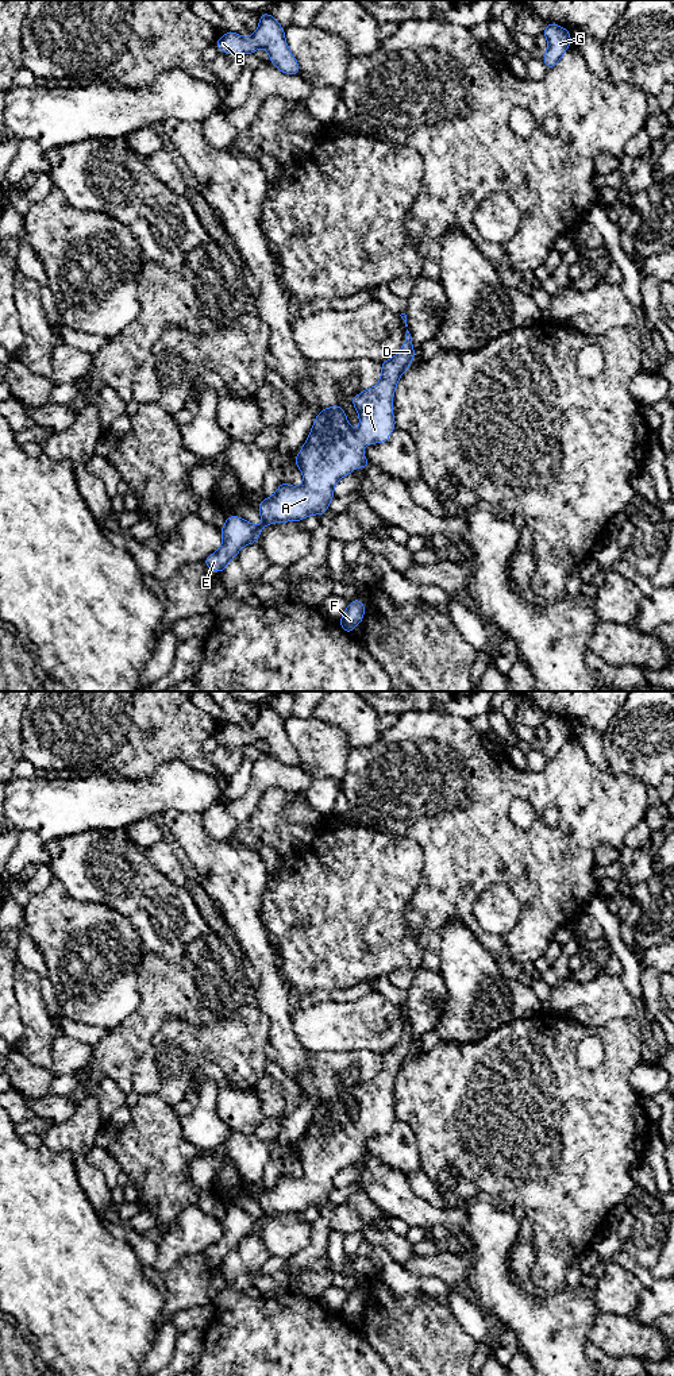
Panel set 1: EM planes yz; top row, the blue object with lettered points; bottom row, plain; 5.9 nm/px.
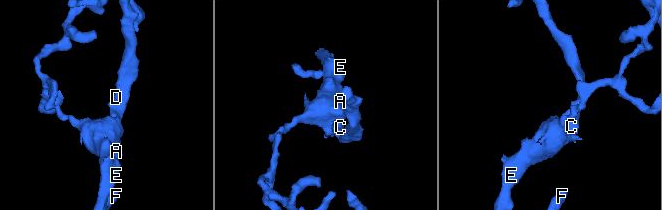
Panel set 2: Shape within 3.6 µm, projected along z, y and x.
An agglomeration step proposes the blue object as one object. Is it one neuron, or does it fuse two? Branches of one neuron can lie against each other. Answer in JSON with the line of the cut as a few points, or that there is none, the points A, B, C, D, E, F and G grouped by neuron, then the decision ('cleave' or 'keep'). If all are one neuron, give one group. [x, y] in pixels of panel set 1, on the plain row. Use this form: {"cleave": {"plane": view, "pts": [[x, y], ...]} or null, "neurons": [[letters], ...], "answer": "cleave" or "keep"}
{"cleave": null, "neurons": [["A", "B", "C", "D", "E", "F", "G"]], "answer": "keep"}

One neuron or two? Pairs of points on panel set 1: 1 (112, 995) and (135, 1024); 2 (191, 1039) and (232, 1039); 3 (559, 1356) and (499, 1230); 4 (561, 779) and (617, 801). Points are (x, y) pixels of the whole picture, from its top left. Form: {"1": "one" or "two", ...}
{"1": "two", "2": "one", "3": "one", "4": "one"}

